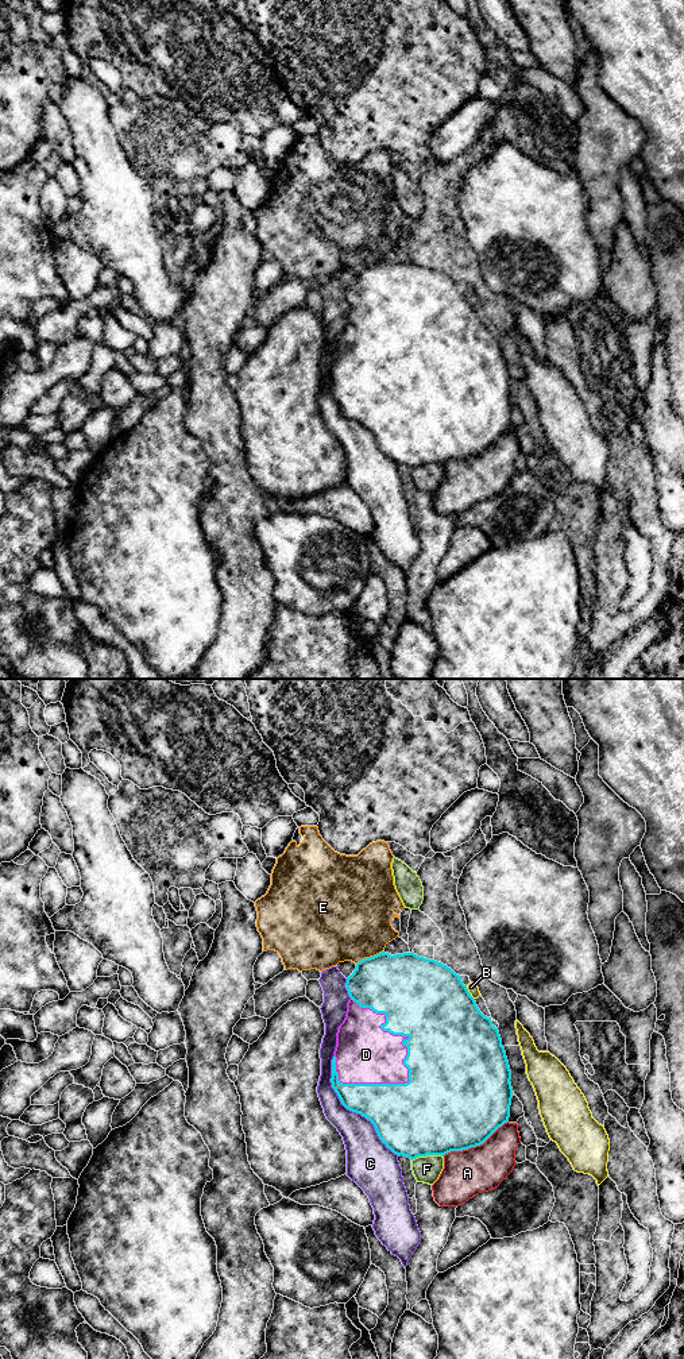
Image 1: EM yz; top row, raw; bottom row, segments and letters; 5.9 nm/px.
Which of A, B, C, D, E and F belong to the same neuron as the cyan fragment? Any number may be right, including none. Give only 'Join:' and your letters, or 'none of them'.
Join: D

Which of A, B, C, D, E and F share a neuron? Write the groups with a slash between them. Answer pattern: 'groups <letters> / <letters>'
groups A / B / C / D / E / F

